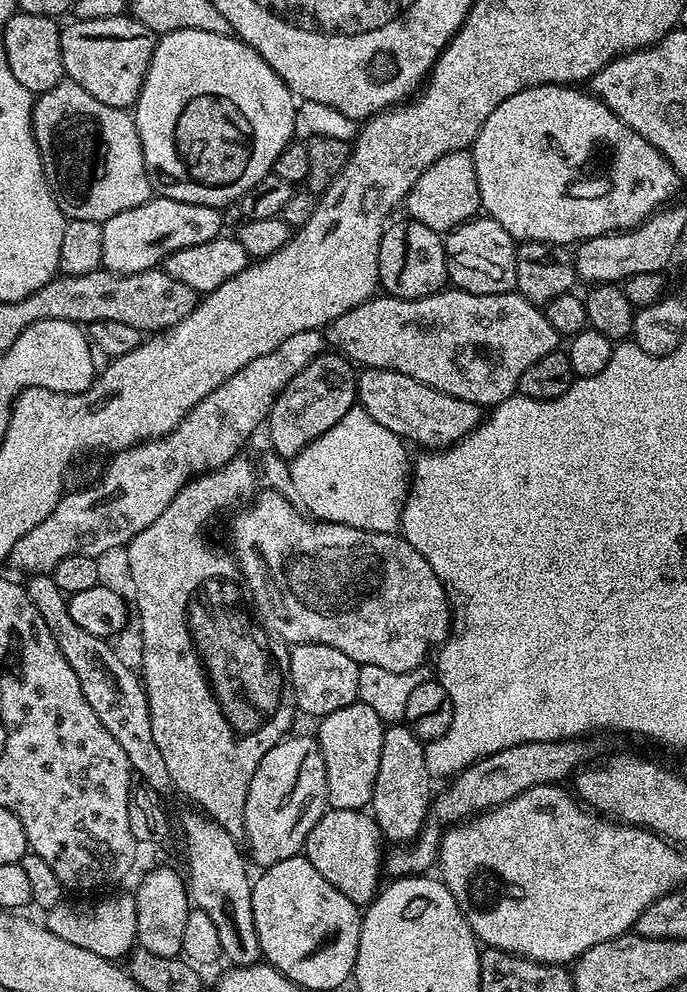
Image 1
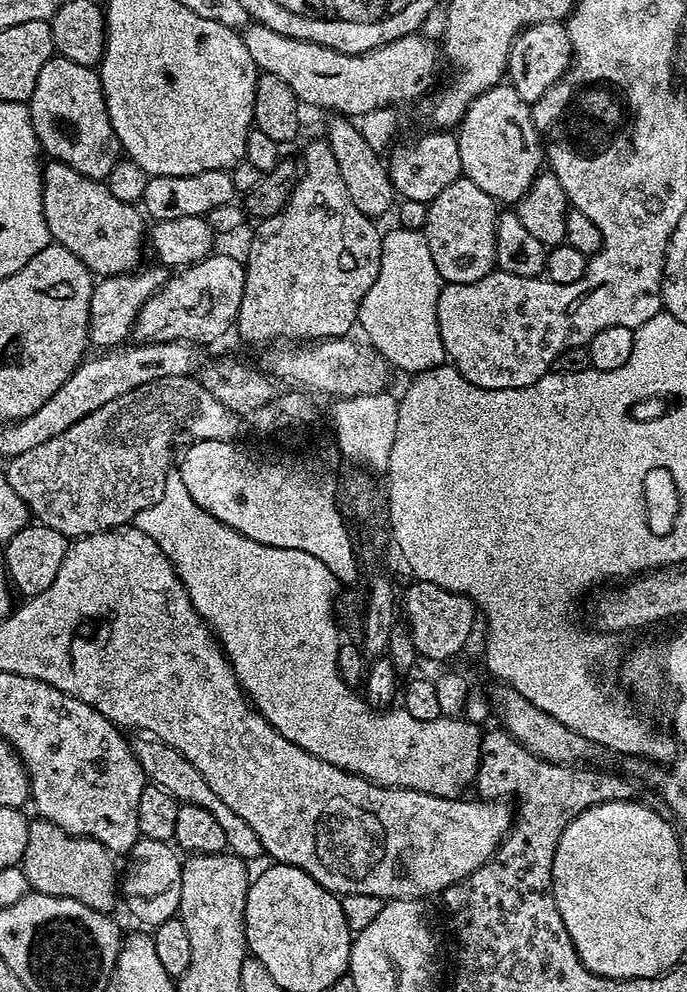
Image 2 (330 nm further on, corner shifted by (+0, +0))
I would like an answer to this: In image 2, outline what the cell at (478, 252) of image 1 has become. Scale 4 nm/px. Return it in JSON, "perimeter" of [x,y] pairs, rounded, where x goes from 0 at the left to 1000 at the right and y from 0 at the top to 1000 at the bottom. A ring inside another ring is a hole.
{"perimeter":[[[678,179],[655,183],[655,188],[649,188],[649,192],[643,192],[643,196],[638,196],[638,200],[623,207],[623,219],[614,235],[646,284],[696,284],[696,280],[722,270],[723,217],[723,203]]]}

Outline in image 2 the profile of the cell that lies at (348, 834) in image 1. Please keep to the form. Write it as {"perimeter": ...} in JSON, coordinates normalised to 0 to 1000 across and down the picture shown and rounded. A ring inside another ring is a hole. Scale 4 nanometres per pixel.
{"perimeter":[[[201,742],[198,746],[195,744],[192,751],[204,774],[220,789],[242,795],[263,809],[294,813],[295,816],[306,818],[306,821],[316,826],[317,833],[322,833],[323,837],[328,838],[330,856],[339,862],[357,869],[368,869],[367,867],[378,863],[383,864],[386,858],[370,837],[351,824],[344,822],[341,817],[335,816],[335,813],[323,808],[317,800],[313,800],[311,796],[306,795],[306,790],[300,788],[295,780],[279,769],[272,768],[271,764],[265,763],[265,760],[261,760],[247,751],[213,742]]]}

